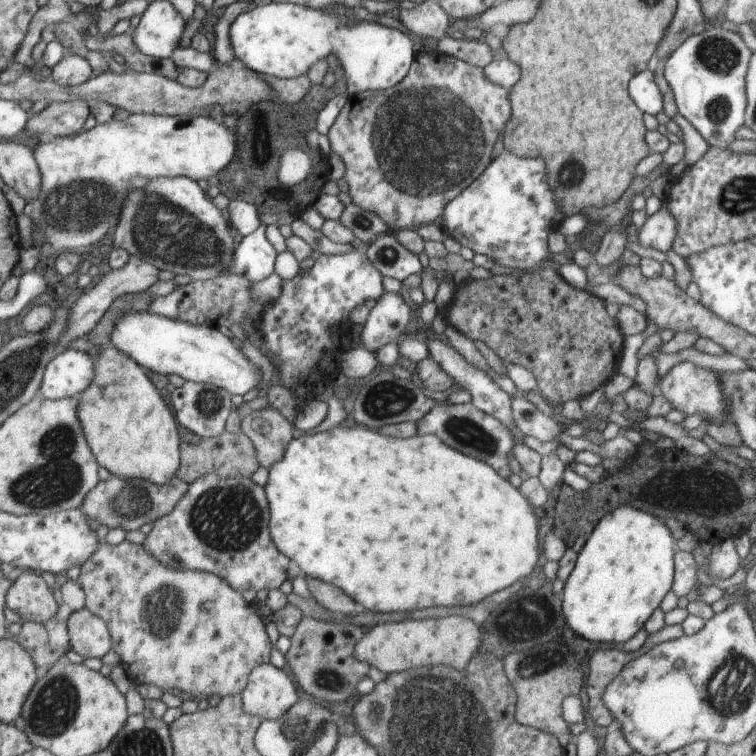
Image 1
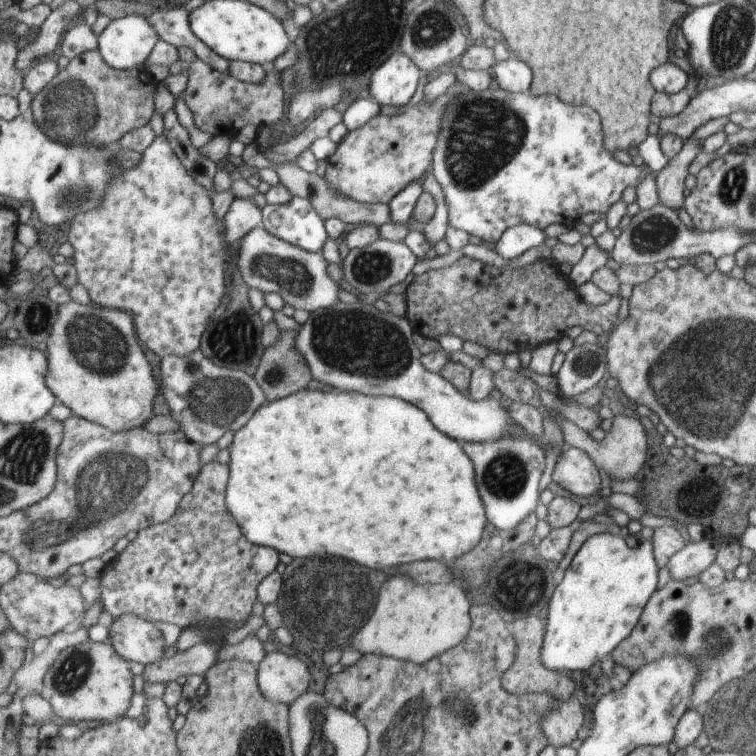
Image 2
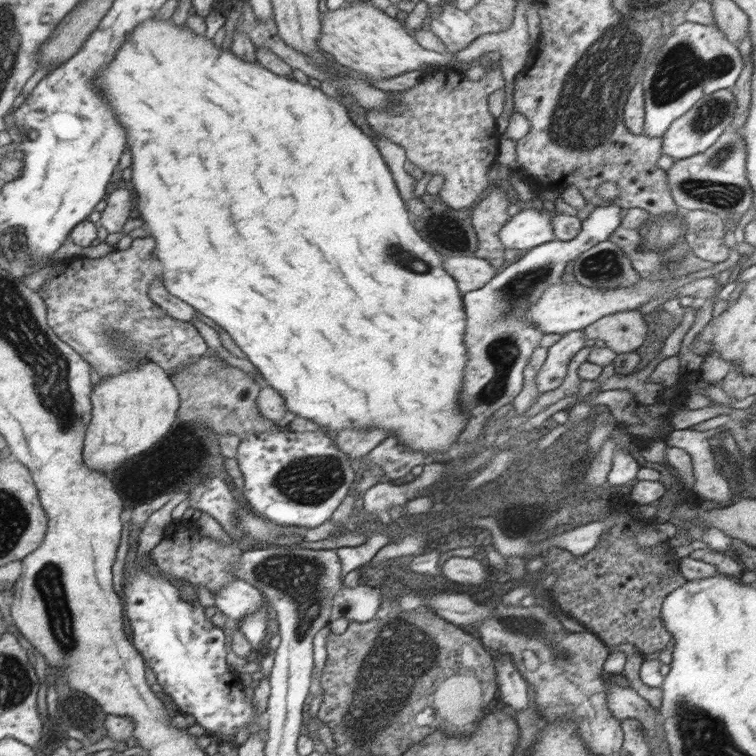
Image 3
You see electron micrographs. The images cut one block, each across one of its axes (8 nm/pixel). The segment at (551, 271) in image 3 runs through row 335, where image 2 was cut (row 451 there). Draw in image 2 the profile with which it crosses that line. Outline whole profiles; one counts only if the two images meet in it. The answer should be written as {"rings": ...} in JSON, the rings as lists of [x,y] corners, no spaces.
{"rings":[[[517,425],[514,434],[502,436],[502,440],[482,444],[464,442],[462,447],[474,465],[475,480],[488,522],[497,532],[520,526],[520,522],[526,521],[530,512],[534,512],[541,502],[540,478],[546,468],[541,446],[527,432],[520,432]]]}

